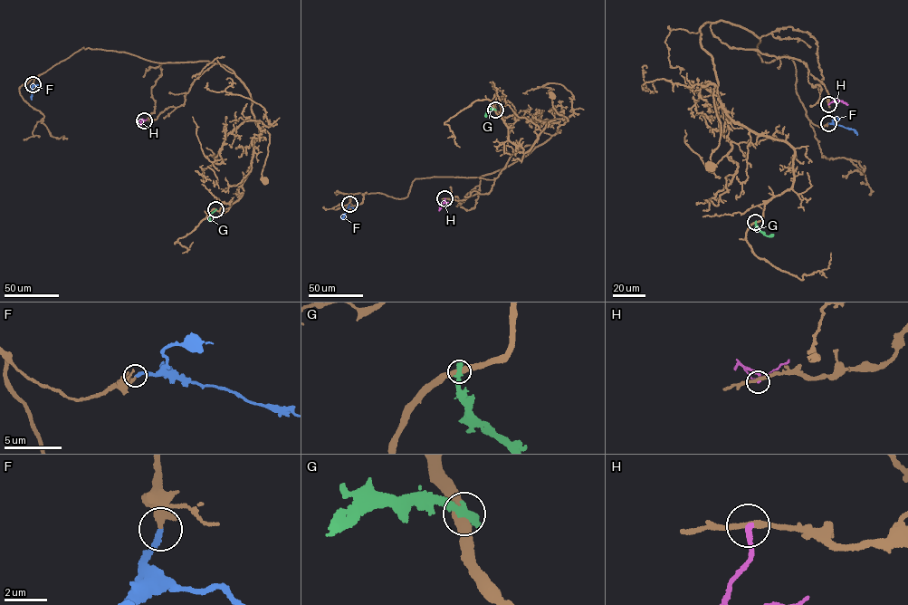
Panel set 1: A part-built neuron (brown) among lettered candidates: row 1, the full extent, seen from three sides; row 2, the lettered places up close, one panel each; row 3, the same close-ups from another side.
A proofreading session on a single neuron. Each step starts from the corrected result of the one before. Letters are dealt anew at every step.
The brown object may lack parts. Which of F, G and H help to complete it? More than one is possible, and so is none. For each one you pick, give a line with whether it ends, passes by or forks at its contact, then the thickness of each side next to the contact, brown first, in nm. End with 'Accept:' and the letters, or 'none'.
F: It ends there. Thickness 380 nm (brown) against 280 nm
Accept: F

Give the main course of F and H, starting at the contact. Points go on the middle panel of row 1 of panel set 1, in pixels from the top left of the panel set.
F: (349, 204), (341, 218)
H: (444, 198), (439, 210)

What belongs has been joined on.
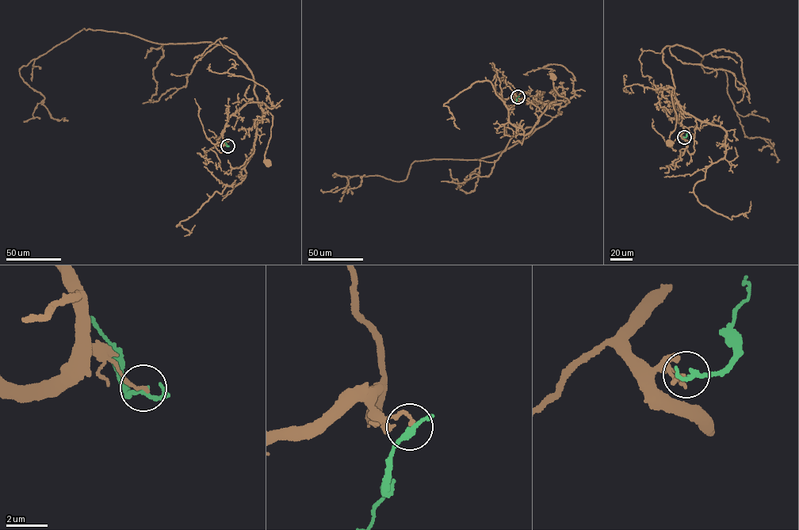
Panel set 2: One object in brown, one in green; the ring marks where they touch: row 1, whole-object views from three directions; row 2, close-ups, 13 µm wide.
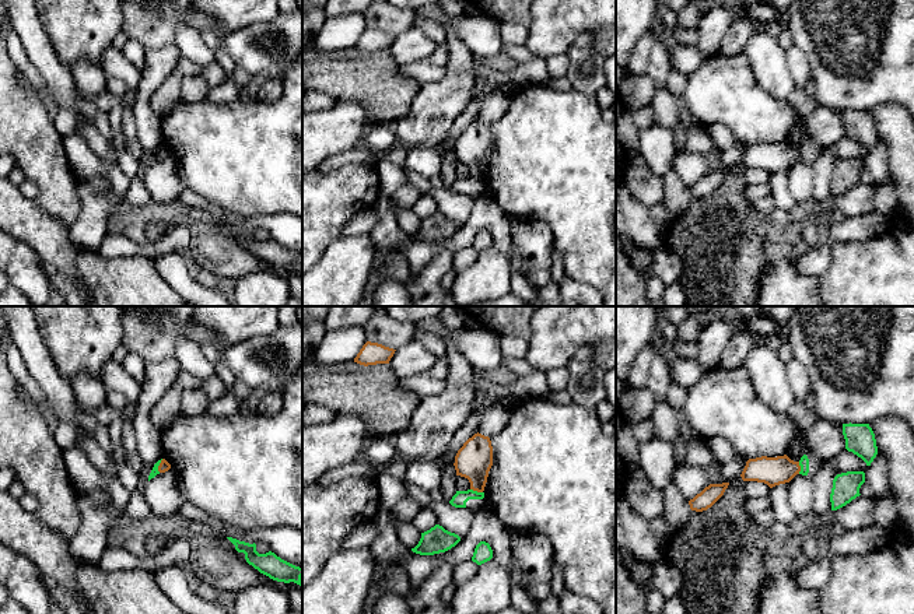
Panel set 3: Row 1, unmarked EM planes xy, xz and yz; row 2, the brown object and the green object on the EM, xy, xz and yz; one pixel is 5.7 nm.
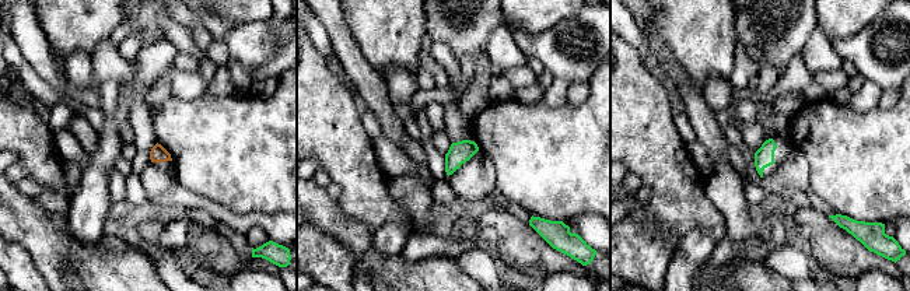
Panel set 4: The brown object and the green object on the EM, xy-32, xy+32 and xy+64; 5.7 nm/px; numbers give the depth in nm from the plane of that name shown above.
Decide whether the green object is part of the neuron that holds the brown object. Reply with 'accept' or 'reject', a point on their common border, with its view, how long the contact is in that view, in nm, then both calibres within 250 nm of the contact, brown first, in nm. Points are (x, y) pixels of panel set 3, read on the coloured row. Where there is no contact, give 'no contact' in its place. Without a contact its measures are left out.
reject; meets brown in xz at (476, 490); contact 80 nm long; 220 nm thick on the brown side, 90 nm on the other

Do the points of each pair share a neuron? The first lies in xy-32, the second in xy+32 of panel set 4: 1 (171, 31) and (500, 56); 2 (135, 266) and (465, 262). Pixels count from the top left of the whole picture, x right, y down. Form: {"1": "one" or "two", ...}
{"1": "one", "2": "two"}

